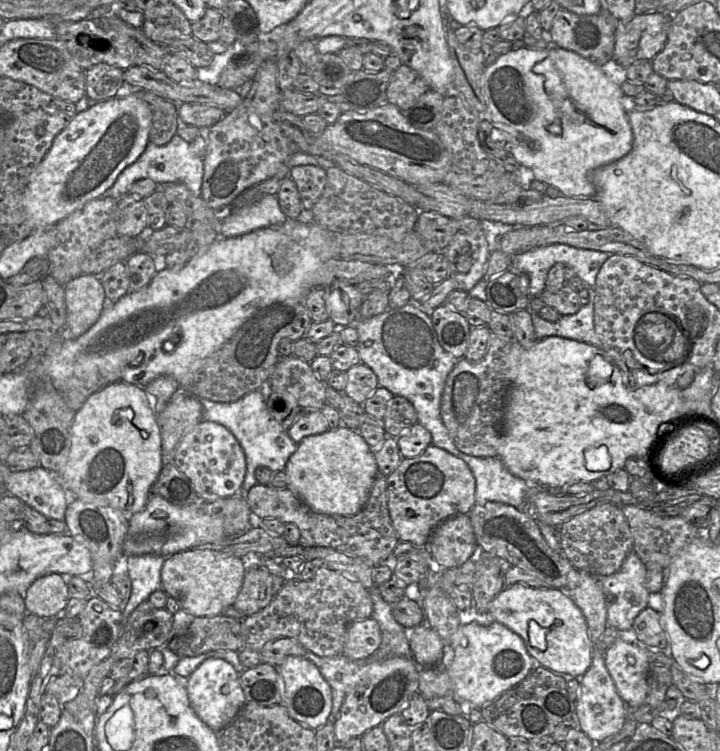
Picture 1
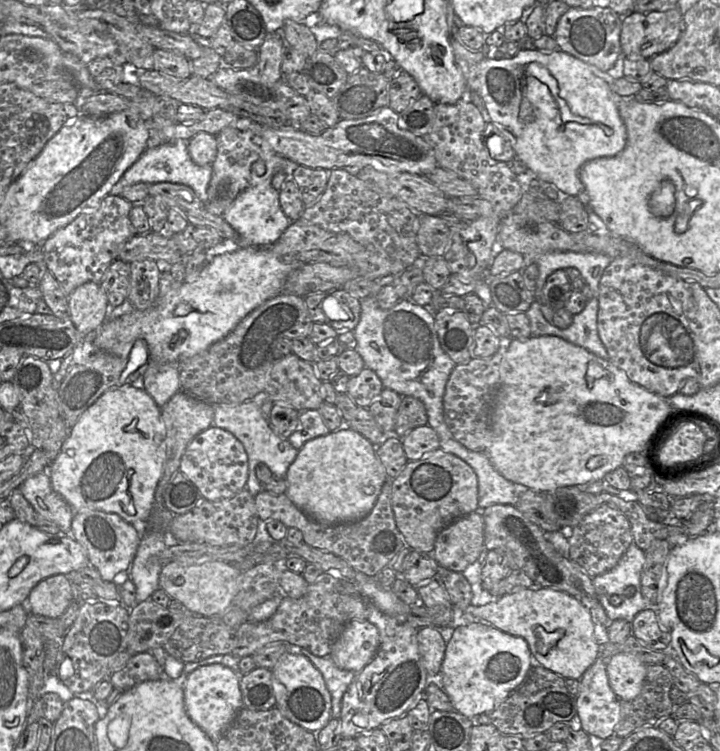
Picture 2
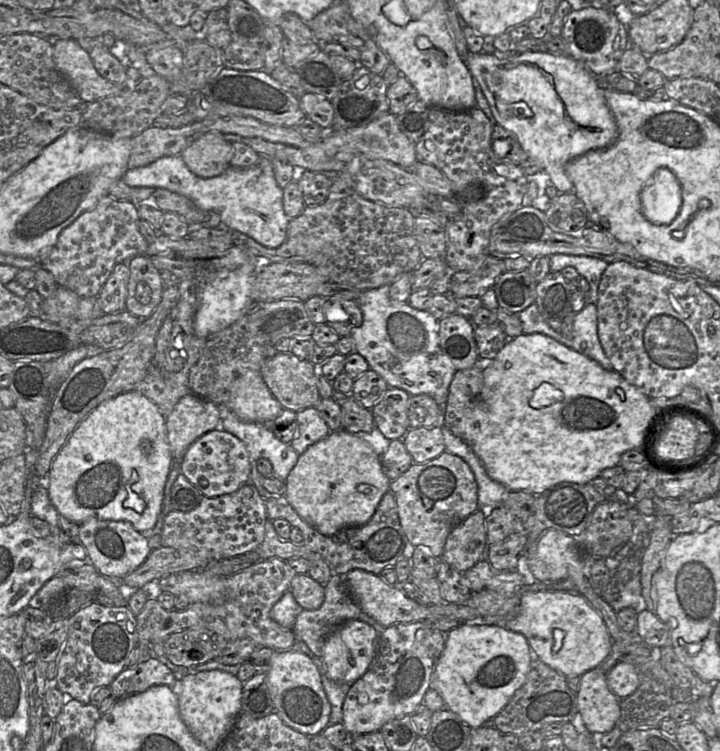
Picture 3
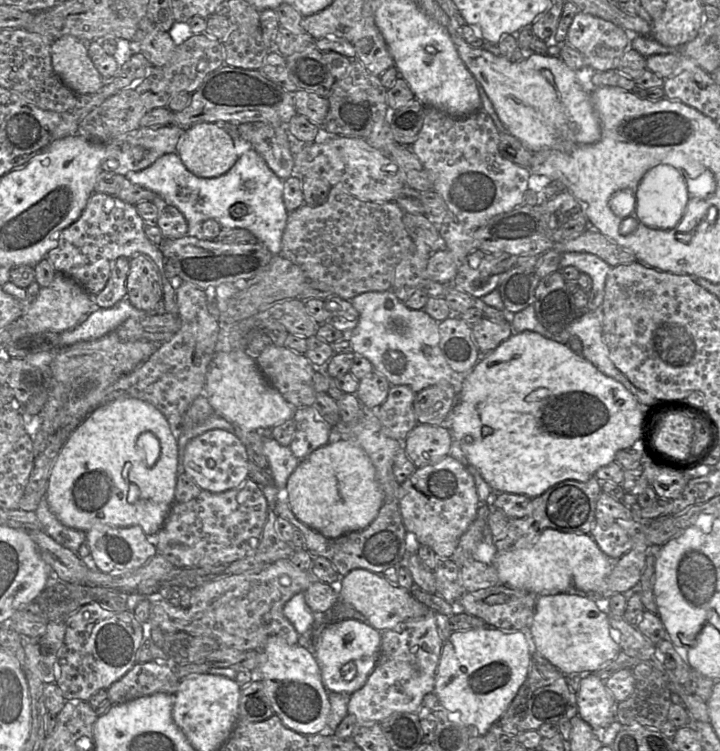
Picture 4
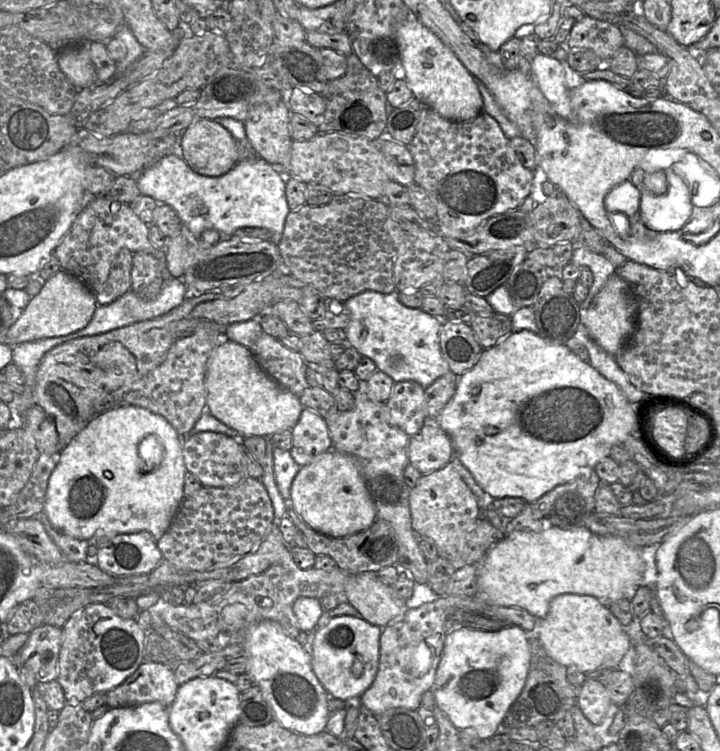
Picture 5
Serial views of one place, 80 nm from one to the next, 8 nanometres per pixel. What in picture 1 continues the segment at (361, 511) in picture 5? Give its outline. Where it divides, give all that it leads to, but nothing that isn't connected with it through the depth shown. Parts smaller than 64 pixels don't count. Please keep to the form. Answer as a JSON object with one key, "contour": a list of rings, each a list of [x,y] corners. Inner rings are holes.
{"contour":[[[346,426],[328,429],[321,434],[305,437],[298,443],[297,450],[289,458],[284,472],[288,478],[287,488],[310,509],[329,515],[353,516],[367,503],[379,469],[370,447],[357,430]]]}

